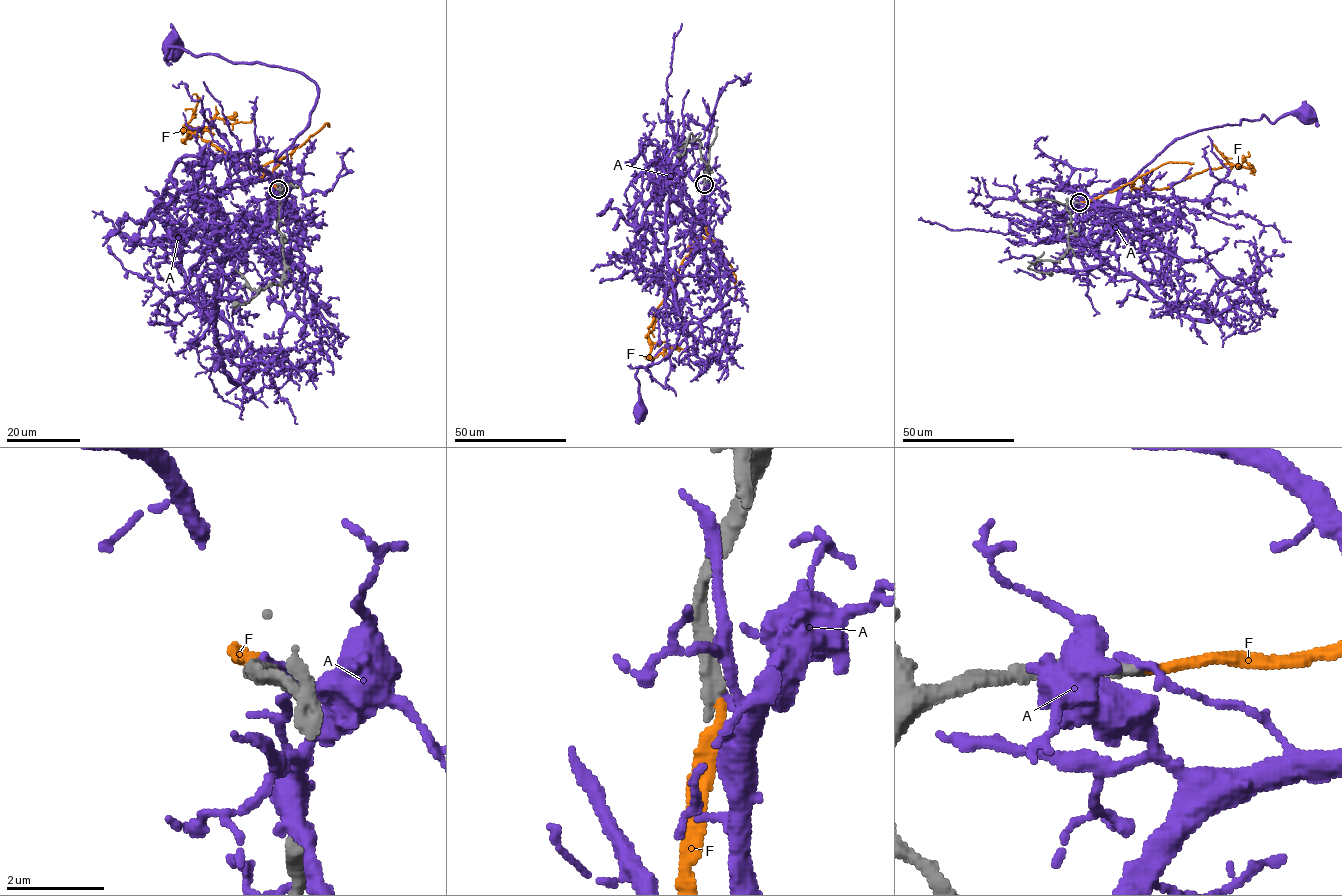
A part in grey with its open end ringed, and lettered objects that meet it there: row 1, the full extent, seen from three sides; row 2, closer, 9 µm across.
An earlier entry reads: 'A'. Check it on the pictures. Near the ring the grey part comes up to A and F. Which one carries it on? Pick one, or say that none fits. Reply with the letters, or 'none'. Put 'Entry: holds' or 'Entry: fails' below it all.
F
Entry: fails

